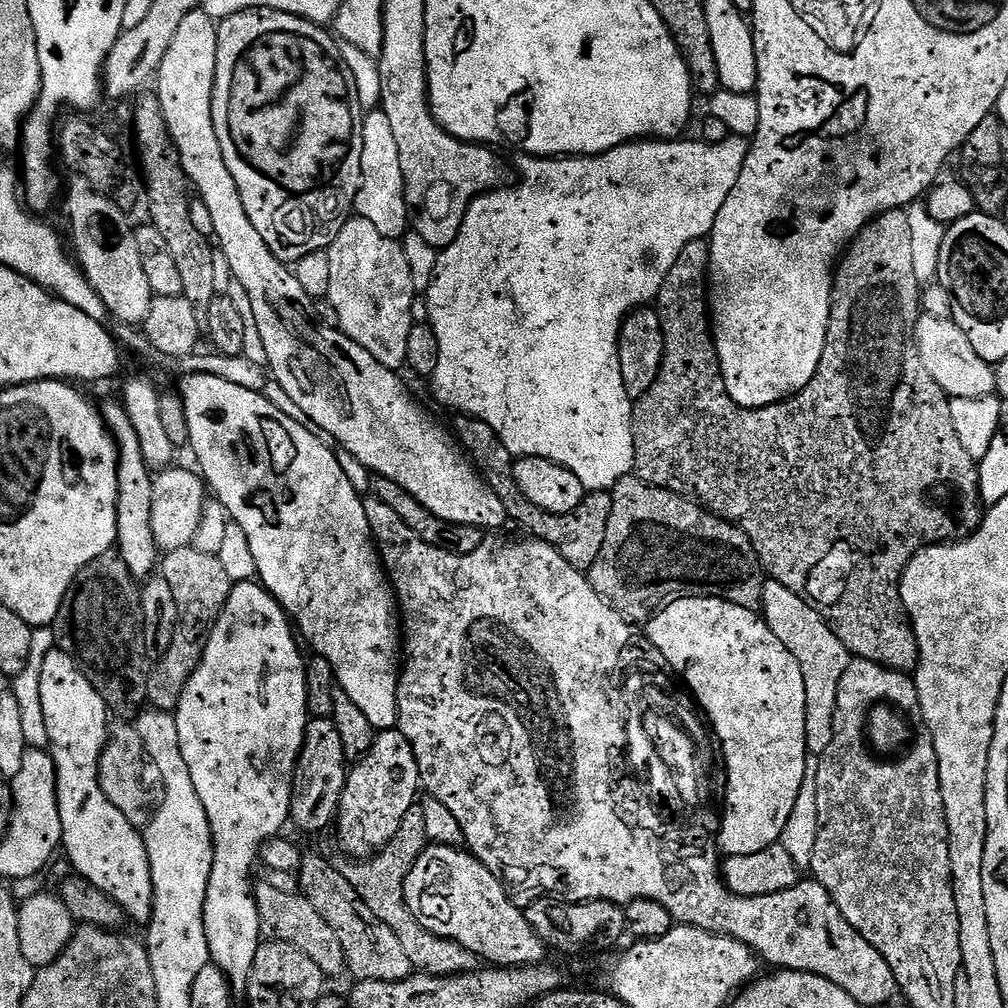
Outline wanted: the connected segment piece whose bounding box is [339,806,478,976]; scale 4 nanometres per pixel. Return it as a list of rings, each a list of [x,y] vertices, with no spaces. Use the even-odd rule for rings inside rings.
[[[417,806],[410,809],[402,826],[398,826],[398,834],[385,848],[375,856],[356,858],[351,862],[339,865],[340,873],[358,890],[358,898],[374,910],[377,918],[382,918],[390,930],[402,942],[406,955],[410,957],[413,969],[425,976],[455,976],[471,972],[477,967],[478,958],[473,952],[468,952],[458,942],[447,940],[441,936],[435,936],[430,930],[426,930],[412,915],[404,901],[404,879],[410,874],[414,862],[429,845],[426,838],[426,825],[422,822],[422,810]]]

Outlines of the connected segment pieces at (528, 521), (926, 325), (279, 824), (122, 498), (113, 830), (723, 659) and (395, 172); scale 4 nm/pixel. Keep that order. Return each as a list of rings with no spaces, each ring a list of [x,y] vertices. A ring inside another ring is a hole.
[[[460,414],[455,418],[457,419],[456,428],[454,427],[455,439],[468,459],[472,461],[473,468],[490,486],[490,490],[494,490],[494,494],[502,498],[502,506],[506,506],[509,521],[513,525],[521,524],[528,531],[525,533],[529,537],[554,546],[554,550],[558,550],[558,554],[562,554],[562,558],[566,558],[570,566],[574,566],[579,572],[587,573],[588,569],[594,566],[594,562],[598,562],[598,554],[602,554],[602,542],[606,542],[606,526],[610,523],[610,506],[612,505],[611,491],[589,491],[578,506],[578,510],[570,514],[550,514],[534,506],[534,502],[527,500],[522,490],[518,490],[512,473],[514,457],[510,454],[510,450],[506,450],[506,446],[502,446],[498,434],[490,430],[486,422],[473,416]]]
[[[921,315],[916,323],[916,345],[918,354],[922,354],[922,366],[926,366],[930,378],[934,378],[934,382],[938,382],[940,389],[950,398],[980,400],[995,393],[995,367],[982,359],[974,346],[970,346],[970,338],[966,338],[955,320]]]
[[[249,582],[247,584],[233,584],[230,590],[230,598],[226,598],[226,606],[222,610],[222,614],[218,618],[218,622],[214,626],[214,630],[210,634],[208,639],[208,645],[206,650],[202,654],[202,662],[198,666],[198,670],[194,670],[194,674],[190,678],[190,682],[186,682],[186,690],[182,690],[182,698],[178,702],[176,711],[174,713],[176,717],[176,725],[178,726],[178,742],[180,743],[180,749],[182,750],[182,758],[186,758],[186,770],[190,770],[190,778],[194,781],[194,787],[198,792],[199,798],[202,800],[202,804],[206,810],[206,818],[210,822],[210,830],[212,831],[213,840],[213,870],[210,872],[209,886],[206,889],[206,902],[204,912],[204,922],[206,930],[206,940],[209,942],[209,954],[211,956],[211,963],[216,964],[222,970],[222,974],[226,974],[229,984],[232,986],[233,993],[240,994],[245,991],[248,987],[248,979],[250,978],[250,970],[254,966],[254,954],[258,954],[262,943],[262,937],[260,934],[260,919],[258,918],[258,906],[256,905],[256,897],[254,895],[254,879],[252,880],[252,867],[257,867],[258,864],[258,853],[260,847],[266,843],[272,837],[279,837],[285,830],[284,823],[287,825],[290,820],[290,802],[292,801],[292,779],[296,773],[296,763],[300,757],[300,751],[302,750],[302,742],[304,741],[304,731],[309,722],[308,714],[308,703],[306,702],[306,670],[304,665],[306,663],[306,656],[300,653],[301,645],[298,643],[297,633],[294,631],[293,625],[290,623],[287,614],[284,613],[284,607],[276,601],[274,597],[265,590],[263,584],[259,582]]]
[[[119,399],[108,400],[102,404],[104,424],[116,441],[118,463],[118,506],[116,507],[116,543],[122,562],[135,576],[143,582],[153,575],[158,568],[158,549],[154,542],[154,532],[150,530],[150,502],[152,501],[153,473],[142,458],[142,445],[138,443],[138,434],[130,422],[130,414],[126,414],[123,403]]]
[[[59,650],[48,653],[46,674],[42,678],[42,715],[46,718],[46,734],[50,745],[50,755],[56,767],[56,793],[58,794],[58,814],[62,818],[63,855],[72,863],[72,871],[77,876],[86,878],[102,894],[106,894],[118,906],[122,906],[125,917],[141,926],[151,922],[152,907],[154,906],[154,882],[151,881],[150,860],[144,845],[141,829],[132,824],[102,794],[100,789],[100,755],[106,746],[110,735],[110,713],[106,702],[102,702],[102,694],[90,686],[90,678],[82,674],[78,662],[70,658],[70,654]]]
[[[713,596],[675,600],[670,606],[660,609],[651,620],[647,621],[646,635],[648,641],[664,655],[673,673],[686,685],[687,691],[691,693],[695,703],[702,709],[719,747],[720,744],[724,747],[722,764],[726,769],[728,786],[723,798],[724,805],[718,837],[719,851],[725,857],[730,857],[741,856],[742,854],[758,854],[758,850],[766,850],[766,846],[777,843],[782,830],[786,830],[786,821],[789,820],[790,813],[794,810],[798,790],[802,790],[802,778],[806,778],[806,758],[810,755],[806,746],[806,682],[802,682],[802,666],[798,666],[798,658],[794,658],[794,654],[790,654],[790,650],[786,650],[786,646],[782,646],[782,642],[778,642],[778,637],[774,635],[774,630],[770,630],[770,626],[759,611],[734,606],[730,602],[719,600]]]
[[[383,110],[369,111],[362,122],[362,174],[354,212],[391,240],[400,240],[403,232],[407,233],[410,228],[402,162],[398,162],[398,145]]]

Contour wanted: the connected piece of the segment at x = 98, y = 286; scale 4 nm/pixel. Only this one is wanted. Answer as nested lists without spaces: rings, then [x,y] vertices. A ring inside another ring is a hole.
[[[87,186],[79,187],[68,196],[68,228],[76,247],[75,259],[109,317],[113,316],[124,324],[143,325],[154,297],[142,270],[133,225],[128,225],[125,209]]]

